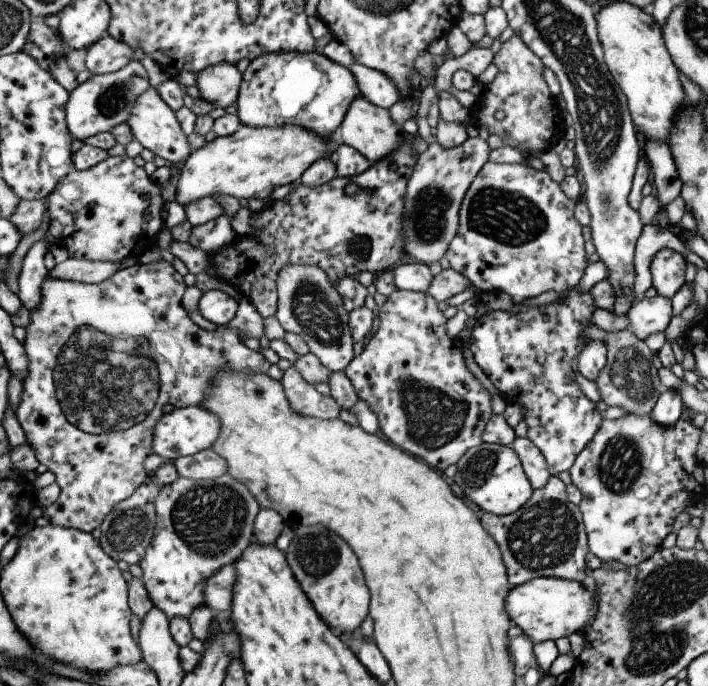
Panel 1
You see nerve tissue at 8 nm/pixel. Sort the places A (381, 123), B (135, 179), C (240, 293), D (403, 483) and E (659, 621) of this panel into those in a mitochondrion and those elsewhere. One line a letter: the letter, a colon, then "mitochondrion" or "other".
A: other
B: other
C: other
D: other
E: mitochondrion

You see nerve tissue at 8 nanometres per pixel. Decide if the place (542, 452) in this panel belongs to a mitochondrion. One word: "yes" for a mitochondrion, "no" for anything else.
no

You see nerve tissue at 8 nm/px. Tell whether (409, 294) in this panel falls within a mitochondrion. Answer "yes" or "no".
no

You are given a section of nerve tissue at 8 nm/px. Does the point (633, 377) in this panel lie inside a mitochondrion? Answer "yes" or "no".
yes

